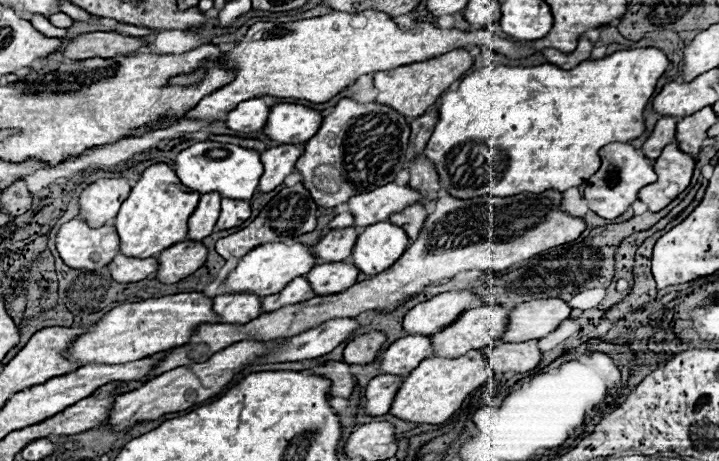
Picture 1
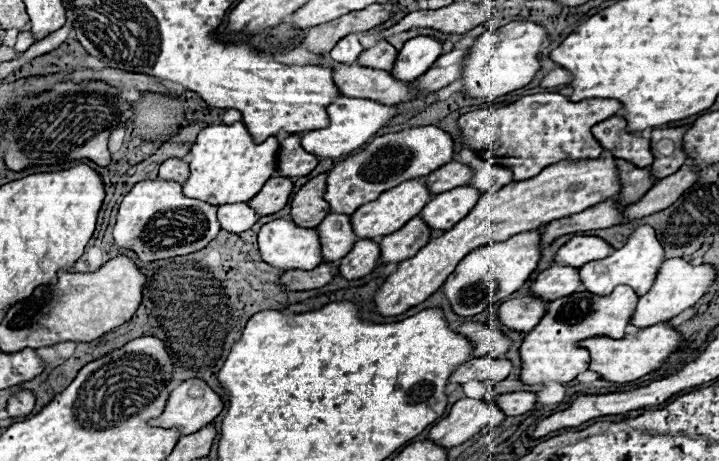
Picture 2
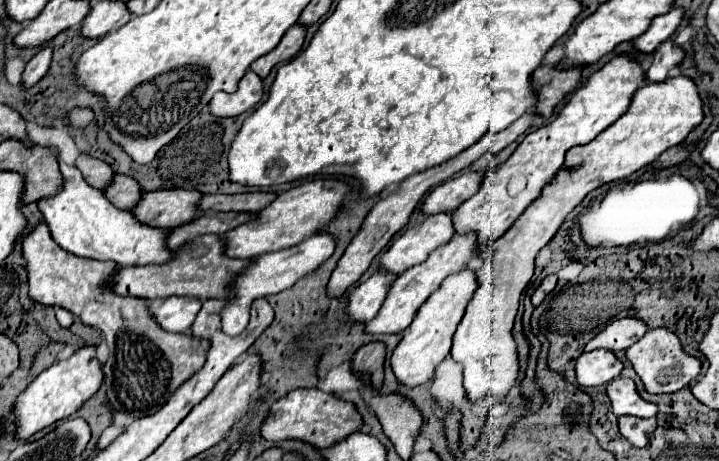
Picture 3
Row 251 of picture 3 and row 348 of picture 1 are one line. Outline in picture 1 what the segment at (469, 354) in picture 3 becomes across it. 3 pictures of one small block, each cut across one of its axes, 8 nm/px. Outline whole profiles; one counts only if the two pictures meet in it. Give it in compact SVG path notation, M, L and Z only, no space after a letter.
M538 340L518 344L492 344L484 348L484 356L494 372L530 372L542 360Z

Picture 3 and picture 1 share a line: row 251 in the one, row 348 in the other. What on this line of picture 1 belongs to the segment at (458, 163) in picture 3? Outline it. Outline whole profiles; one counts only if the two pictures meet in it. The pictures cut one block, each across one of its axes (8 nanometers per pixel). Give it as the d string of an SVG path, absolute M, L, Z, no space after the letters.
M370 332L364 336L358 336L348 342L344 348L344 362L346 364L370 364L378 358L380 348L386 342L384 332Z

